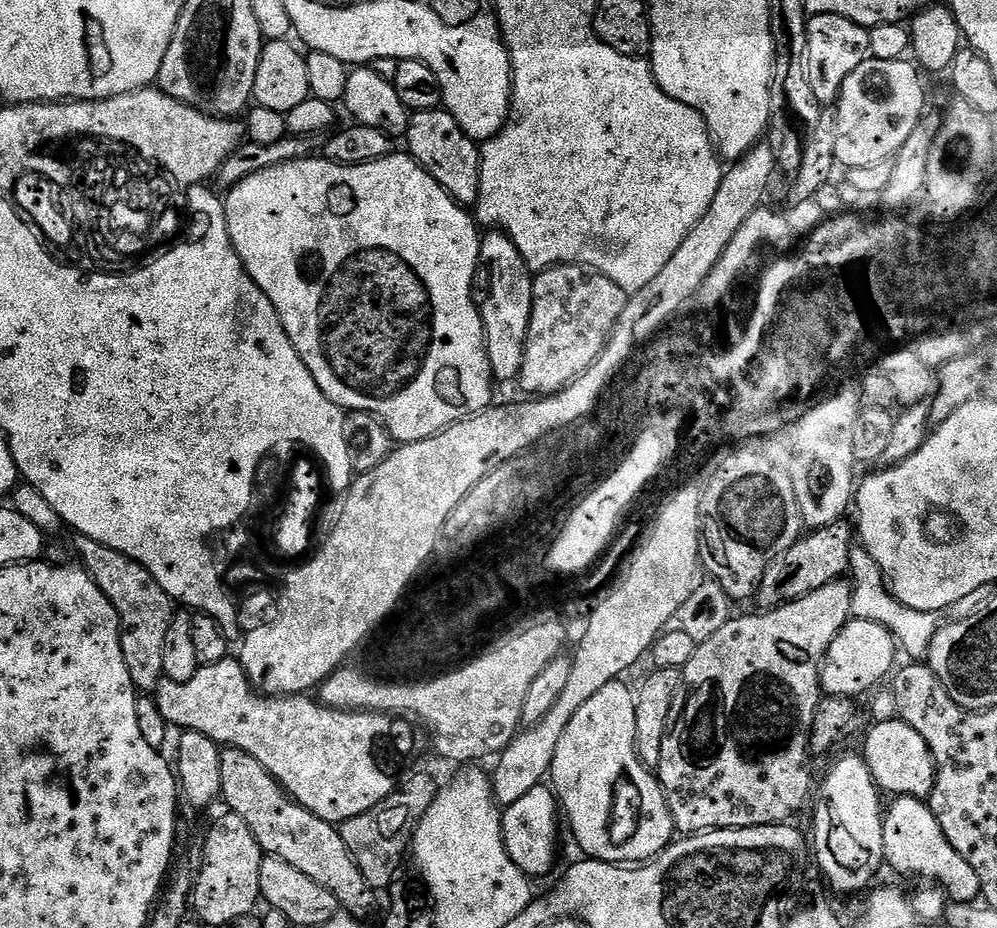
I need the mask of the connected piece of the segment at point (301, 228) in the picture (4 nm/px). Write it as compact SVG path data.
M393 154L378 162L349 168L331 164L323 158L312 159L291 160L275 164L258 174L250 174L250 178L227 189L223 201L226 226L238 258L248 271L248 277L258 285L262 294L266 294L266 298L270 298L294 350L298 350L298 358L306 362L306 370L314 374L314 382L318 382L322 394L326 394L326 398L330 398L330 402L337 404L341 410L376 417L393 441L401 445L429 440L431 436L445 432L451 424L485 412L493 403L494 377L488 343L484 340L484 323L474 299L482 232L473 213L438 186L438 182L434 182L434 178L430 178L430 174L426 174L426 170L422 170L422 166L418 166L407 154Z

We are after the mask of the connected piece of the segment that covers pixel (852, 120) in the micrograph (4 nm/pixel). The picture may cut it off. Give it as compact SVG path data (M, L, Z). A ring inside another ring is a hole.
M869 59L846 78L840 88L840 98L834 107L836 110L836 159L845 169L872 167L884 160L892 160L905 151L906 145L913 139L916 127L920 124L920 115L924 112L924 84L920 81L922 72L911 59L882 62Z

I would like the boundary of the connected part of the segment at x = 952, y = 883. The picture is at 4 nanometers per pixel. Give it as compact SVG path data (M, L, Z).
M897 796L891 802L893 804L889 808L887 805L884 812L884 864L904 876L925 876L928 879L925 881L943 889L949 901L956 904L973 903L980 896L978 874L974 874L974 866L970 866L970 862L966 862L966 858L950 846L932 809L925 801L913 796Z

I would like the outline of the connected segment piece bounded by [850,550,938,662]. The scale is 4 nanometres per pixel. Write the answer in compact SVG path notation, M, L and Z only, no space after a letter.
M863 550L852 553L850 565L850 583L852 585L852 616L866 622L876 622L895 637L899 649L909 655L911 661L918 662L927 657L928 648L938 627L937 615L933 612L914 610L896 601L896 597L888 591L886 581L878 562L870 558Z

